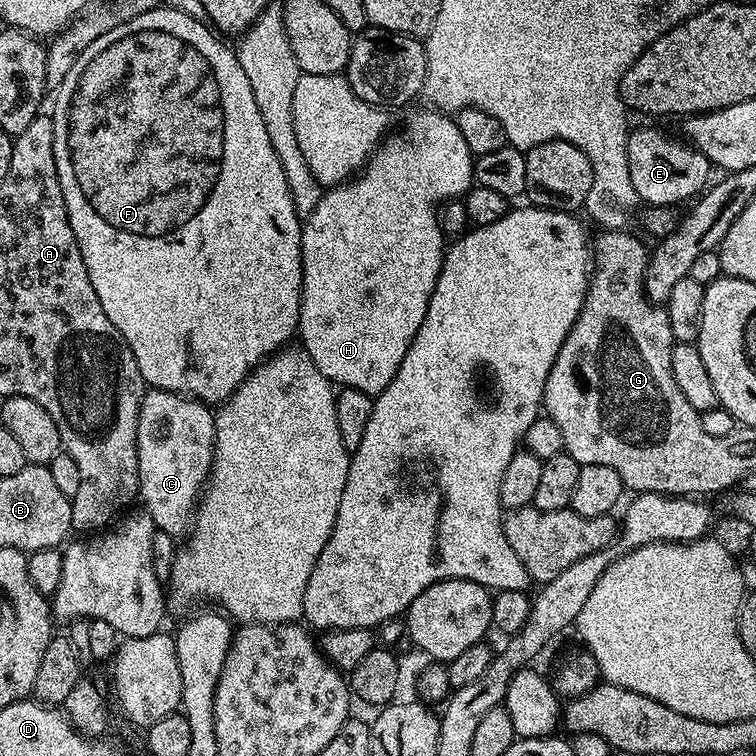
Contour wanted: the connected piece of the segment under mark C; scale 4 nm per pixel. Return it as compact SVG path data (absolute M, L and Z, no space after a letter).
M161 388L145 391L138 410L136 427L136 453L138 454L139 499L144 499L143 511L150 514L157 529L177 538L189 531L198 501L212 475L212 459L216 449L216 418L213 409L200 400L167 392Z

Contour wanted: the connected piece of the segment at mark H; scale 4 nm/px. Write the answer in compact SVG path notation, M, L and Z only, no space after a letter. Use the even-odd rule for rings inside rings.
M439 110L427 111L414 113L405 122L401 132L394 133L395 131L393 131L391 134L385 135L384 139L380 141L379 148L373 152L372 157L364 165L359 175L343 184L336 185L334 188L327 189L323 198L318 202L318 206L314 206L314 214L307 216L300 229L302 274L304 277L300 291L299 343L304 351L310 354L314 366L318 366L318 370L322 370L322 374L327 380L331 380L333 385L340 388L362 390L367 396L373 398L379 396L382 390L386 390L386 386L390 386L394 374L398 374L398 366L402 366L402 358L406 358L406 350L410 350L410 346L422 326L422 318L426 318L430 294L434 294L434 286L438 282L440 268L444 265L446 251L446 237L444 231L440 229L438 209L446 200L463 197L474 184L472 175L474 157L470 146L466 146L465 140L462 139L455 119Z

